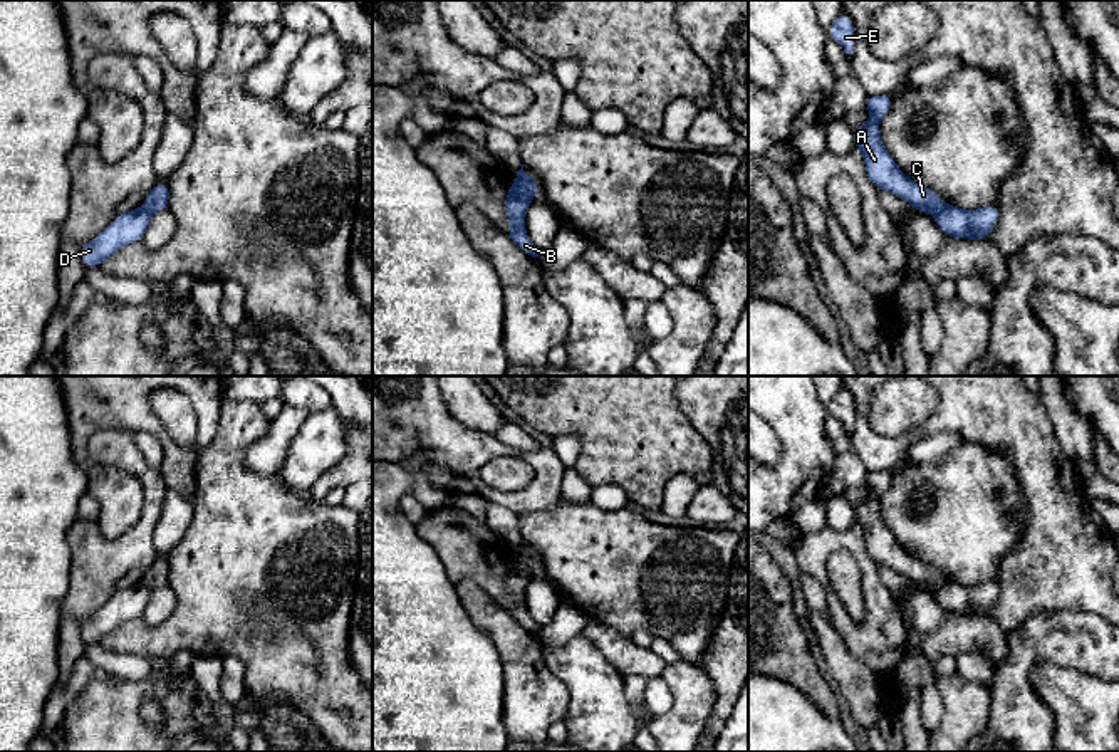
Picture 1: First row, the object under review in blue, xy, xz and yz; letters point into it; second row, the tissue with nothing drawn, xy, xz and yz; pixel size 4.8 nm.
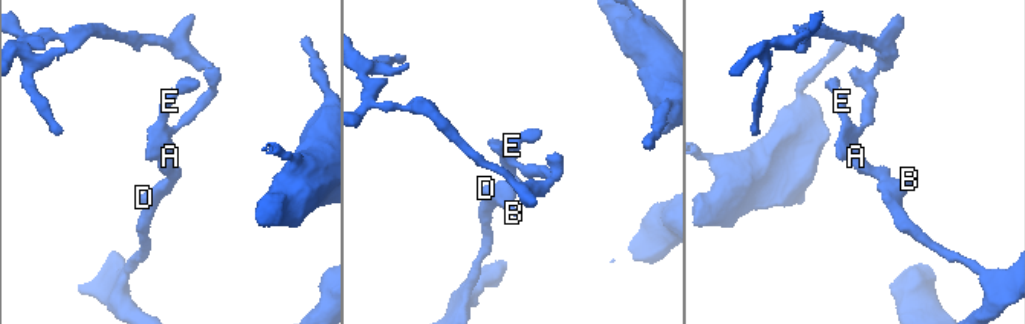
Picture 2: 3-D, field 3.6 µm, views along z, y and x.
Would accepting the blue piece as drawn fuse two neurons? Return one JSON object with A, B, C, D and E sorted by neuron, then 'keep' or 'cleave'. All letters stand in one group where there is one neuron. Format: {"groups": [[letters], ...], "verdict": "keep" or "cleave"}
{"groups": [["A", "C", "E"], ["B", "D"]], "verdict": "cleave"}

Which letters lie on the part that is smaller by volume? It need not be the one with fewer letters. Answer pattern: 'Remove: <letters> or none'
Remove: A, C, E

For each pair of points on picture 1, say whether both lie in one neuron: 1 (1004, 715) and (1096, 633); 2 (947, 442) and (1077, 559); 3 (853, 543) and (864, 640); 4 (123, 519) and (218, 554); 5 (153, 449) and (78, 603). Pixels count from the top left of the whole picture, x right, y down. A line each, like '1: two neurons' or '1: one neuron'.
1: one neuron
2: two neurons
3: one neuron
4: two neurons
5: two neurons

